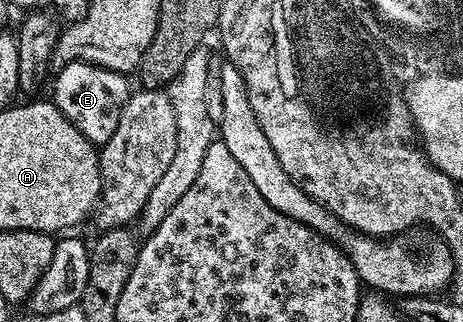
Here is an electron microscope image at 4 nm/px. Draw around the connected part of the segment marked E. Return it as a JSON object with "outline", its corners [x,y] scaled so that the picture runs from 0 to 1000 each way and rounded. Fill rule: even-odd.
{"outline":[[[164,186],[151,193],[143,211],[125,220],[119,239],[119,295],[114,314],[125,329],[130,348],[138,354],[186,422],[192,438],[207,447],[225,447],[244,410],[253,401],[255,373],[261,363],[263,339],[279,301],[279,276],[274,280],[276,245],[263,230],[255,230],[248,217],[231,217],[225,205],[205,205],[197,193]]]}

